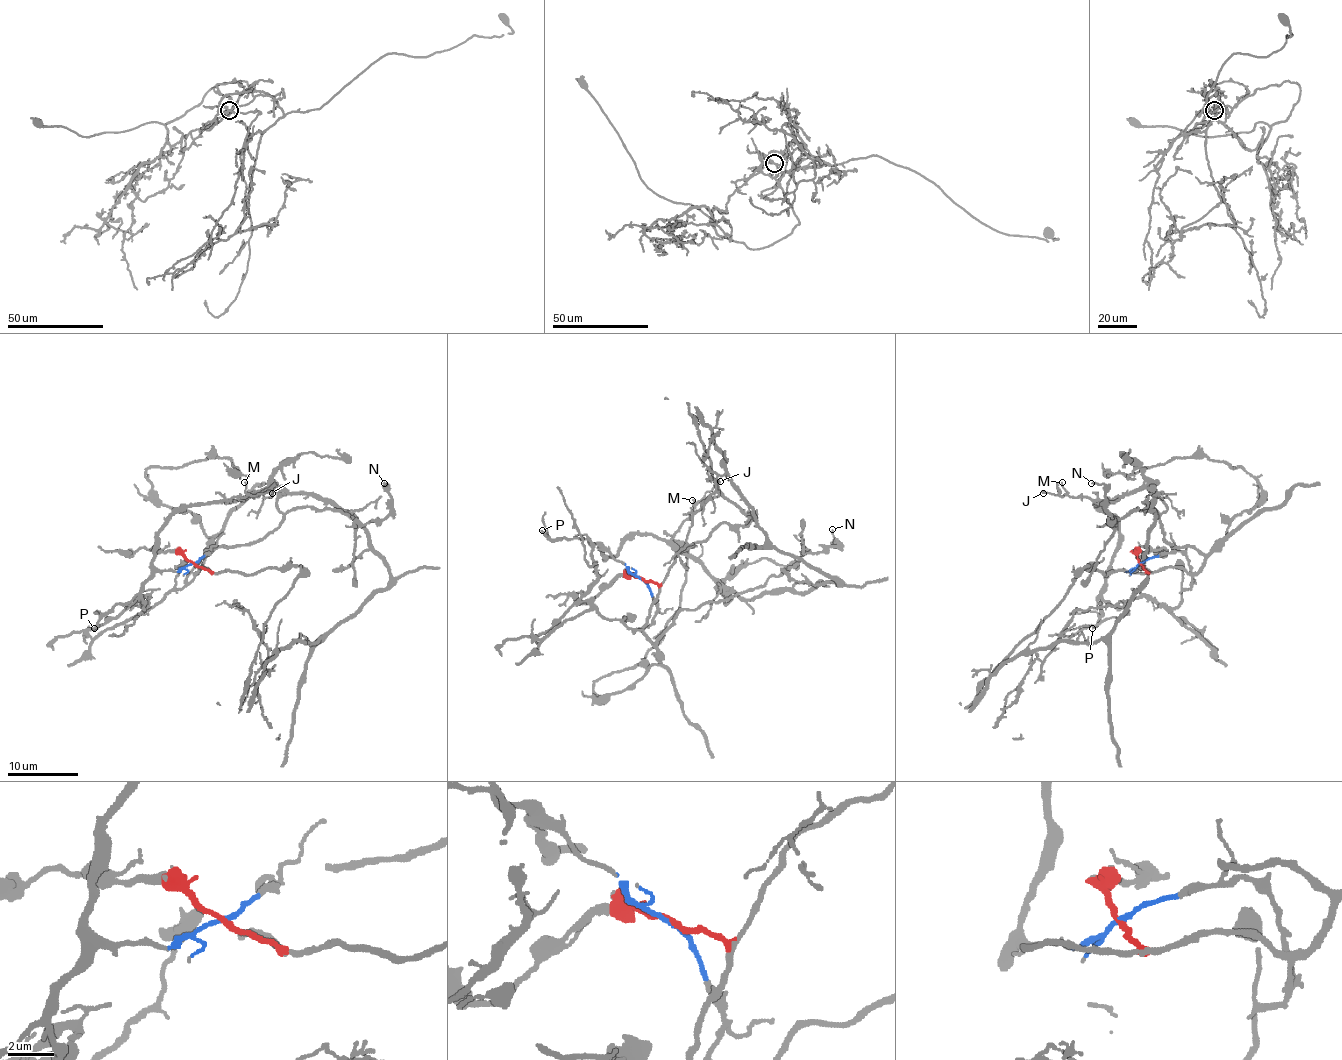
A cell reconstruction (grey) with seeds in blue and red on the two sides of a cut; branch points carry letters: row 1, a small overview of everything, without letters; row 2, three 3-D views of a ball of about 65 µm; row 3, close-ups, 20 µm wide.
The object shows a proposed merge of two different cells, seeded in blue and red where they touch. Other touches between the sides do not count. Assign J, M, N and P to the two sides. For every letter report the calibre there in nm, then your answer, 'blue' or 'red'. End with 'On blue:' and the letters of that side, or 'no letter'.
J: 120 nm thick; blue
M: 100 nm thick; blue
N: 130 nm thick; red
P: 190 nm thick; blue
On blue: J, M, P

